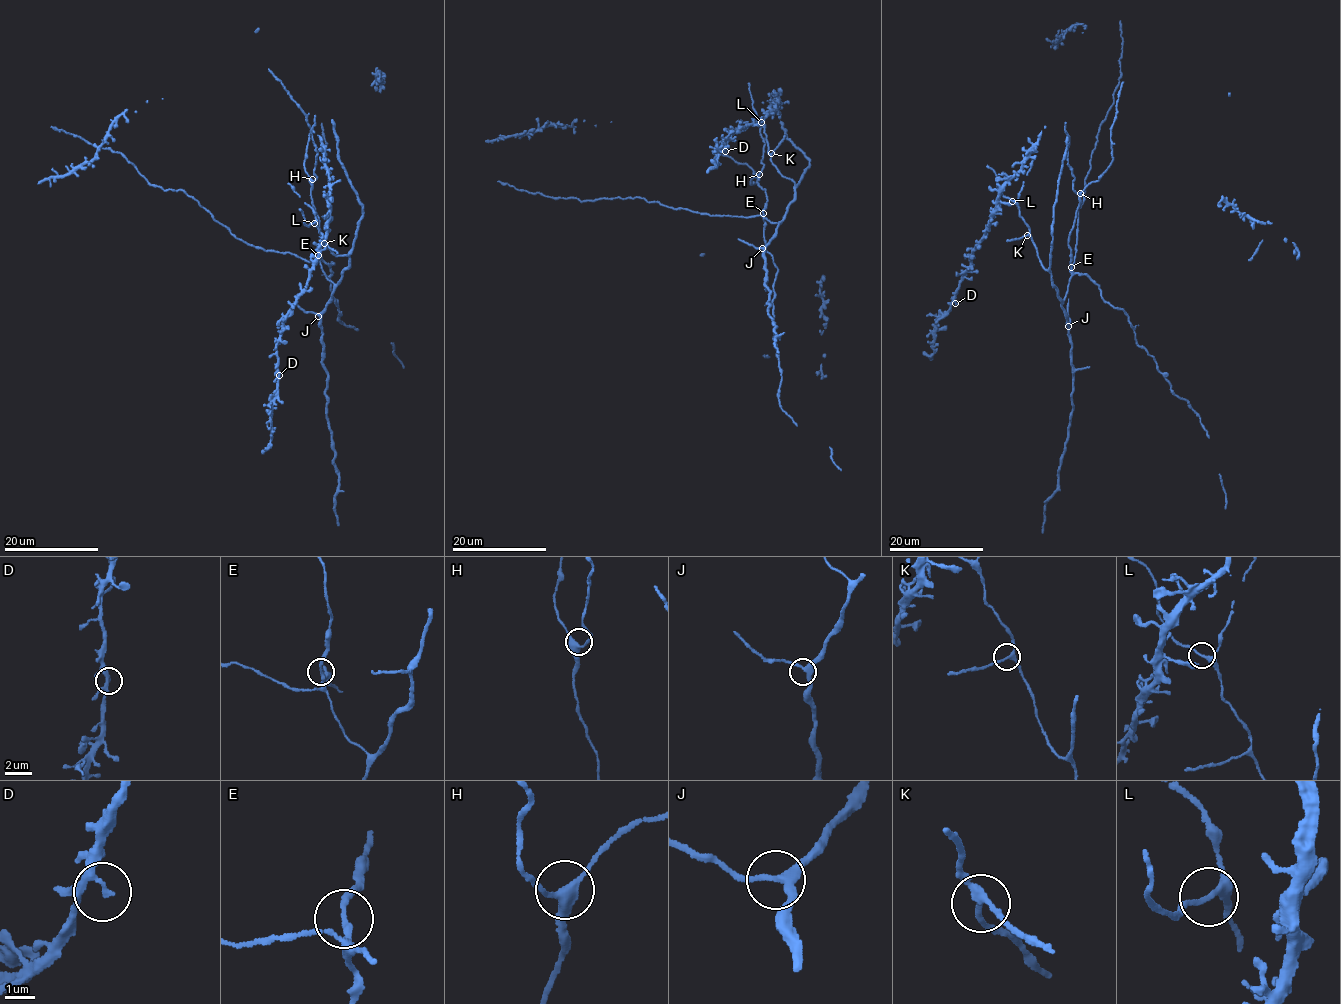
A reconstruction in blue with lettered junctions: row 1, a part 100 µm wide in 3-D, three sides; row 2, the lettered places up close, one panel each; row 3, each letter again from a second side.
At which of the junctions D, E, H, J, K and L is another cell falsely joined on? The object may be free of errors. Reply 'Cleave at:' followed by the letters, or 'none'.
Cleave at: none

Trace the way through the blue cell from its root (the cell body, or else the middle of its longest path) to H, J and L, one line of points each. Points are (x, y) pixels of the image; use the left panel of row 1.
H: (316, 262), (321, 234), (311, 197), (312, 179)
J: (316, 262), (334, 286), (332, 300), (318, 316)
L: (316, 262), (335, 284), (348, 266), (349, 255), (334, 253), (324, 247), (313, 223)

